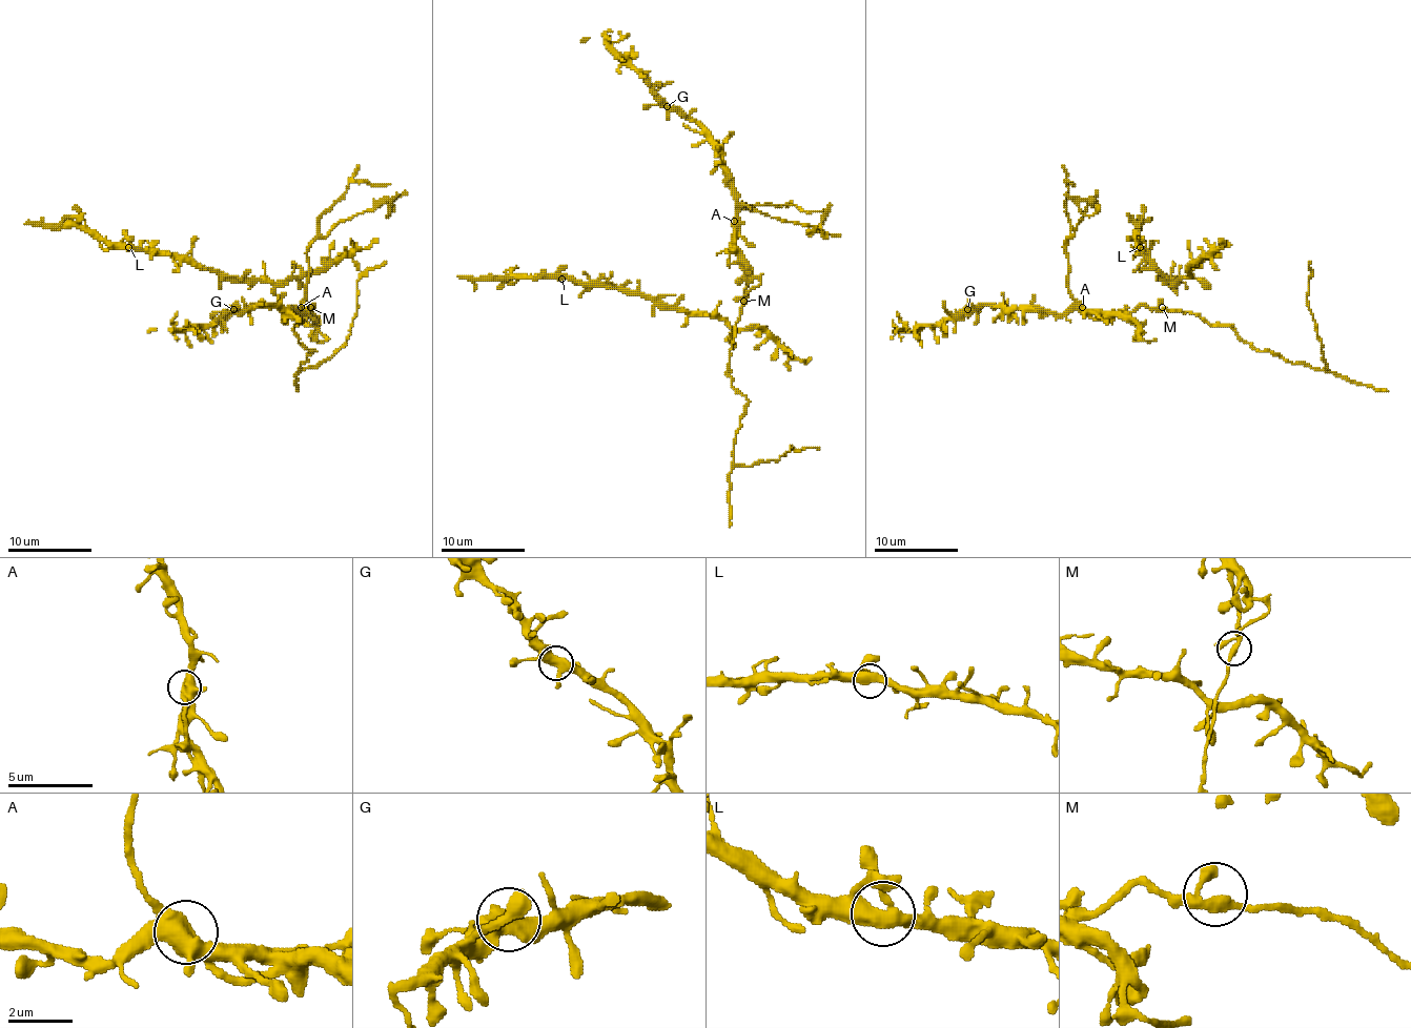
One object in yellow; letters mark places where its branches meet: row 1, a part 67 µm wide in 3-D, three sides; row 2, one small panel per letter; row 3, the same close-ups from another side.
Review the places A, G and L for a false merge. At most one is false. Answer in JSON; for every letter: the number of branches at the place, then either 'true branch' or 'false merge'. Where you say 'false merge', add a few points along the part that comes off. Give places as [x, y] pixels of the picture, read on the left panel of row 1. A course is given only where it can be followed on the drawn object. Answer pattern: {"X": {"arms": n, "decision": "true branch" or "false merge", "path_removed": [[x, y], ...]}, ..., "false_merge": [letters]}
{"A": {"arms": 3, "decision": "false merge", "path_removed": [[301, 307], [301, 317], [312, 305], [294, 328], [314, 351], [301, 370], [346, 341], [356, 282], [386, 262]]}, "G": {"arms": 3, "decision": "true branch"}, "L": {"arms": 3, "decision": "true branch"}, "false_merge": ["A"]}

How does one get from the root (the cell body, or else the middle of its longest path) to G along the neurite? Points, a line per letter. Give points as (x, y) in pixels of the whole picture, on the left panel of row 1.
G: (308, 311), (312, 305), (306, 313), (303, 309), (303, 313), (299, 309), (280, 309), (269, 305), (233, 309)

